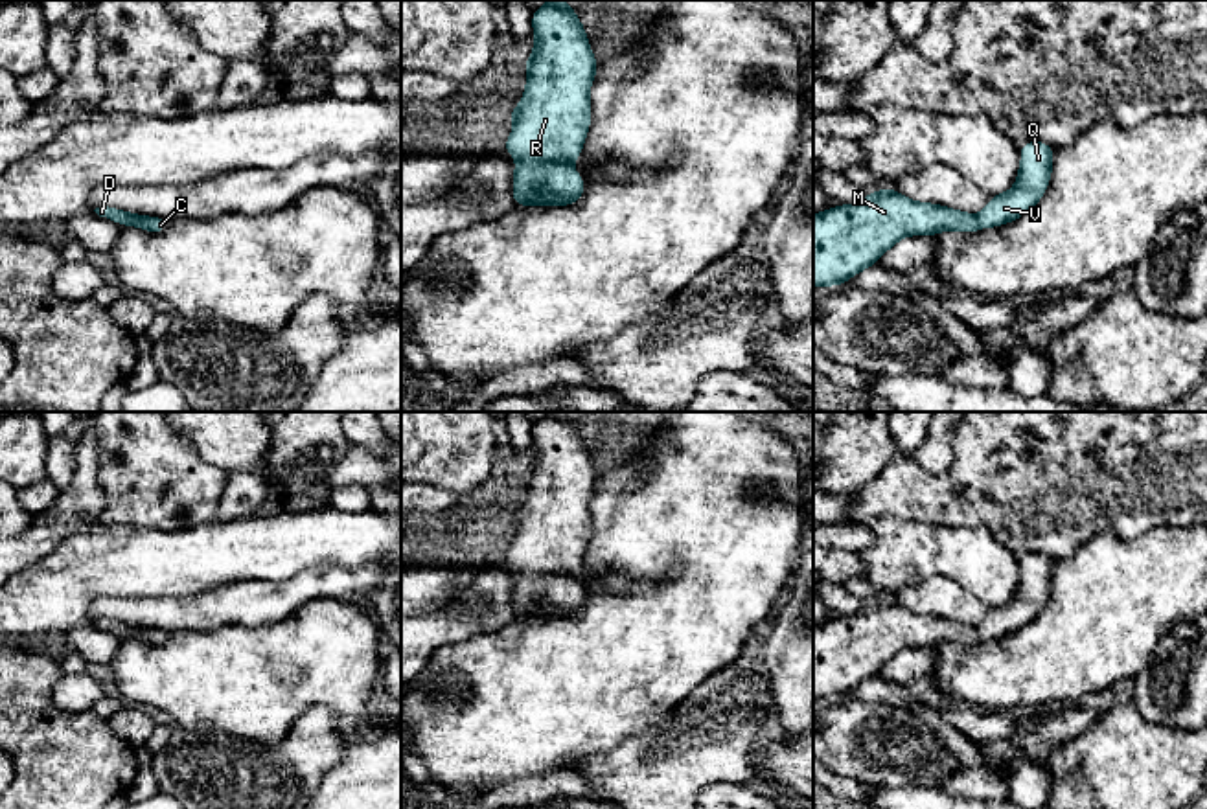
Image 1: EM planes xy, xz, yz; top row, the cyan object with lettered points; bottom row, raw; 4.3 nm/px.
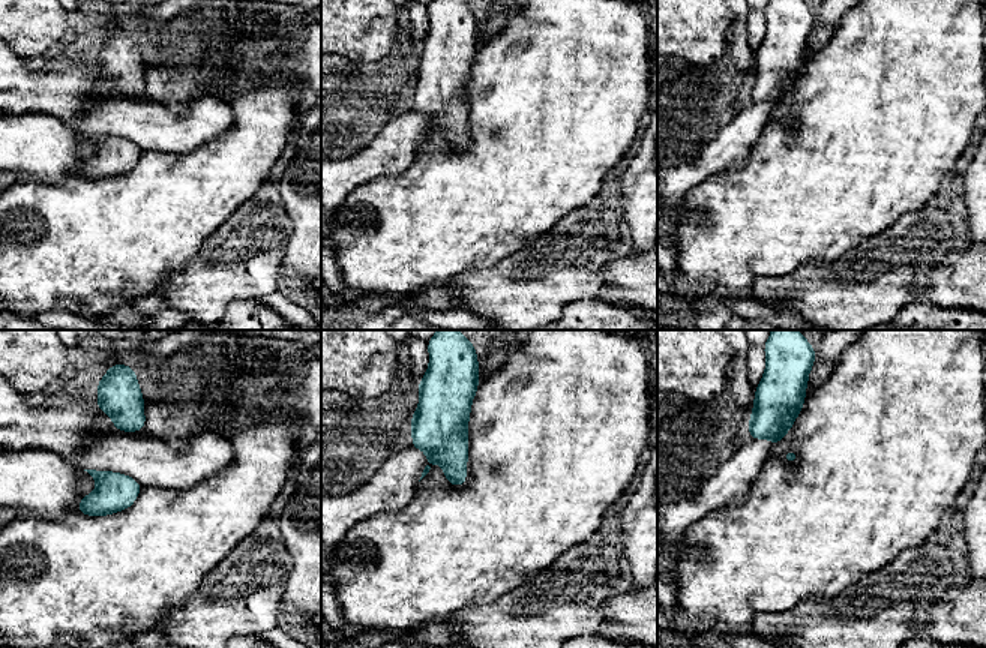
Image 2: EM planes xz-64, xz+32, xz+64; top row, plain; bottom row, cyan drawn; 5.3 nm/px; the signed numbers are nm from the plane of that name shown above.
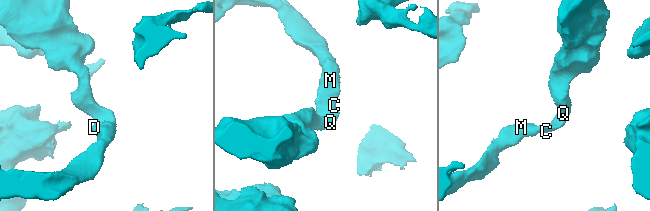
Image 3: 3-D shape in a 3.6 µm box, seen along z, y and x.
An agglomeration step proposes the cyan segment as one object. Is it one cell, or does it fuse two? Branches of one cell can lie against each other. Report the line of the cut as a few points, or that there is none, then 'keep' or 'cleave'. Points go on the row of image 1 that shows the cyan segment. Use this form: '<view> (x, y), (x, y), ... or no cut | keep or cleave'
no cut | keep

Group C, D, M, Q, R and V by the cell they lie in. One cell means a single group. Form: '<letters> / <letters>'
C D M Q R V

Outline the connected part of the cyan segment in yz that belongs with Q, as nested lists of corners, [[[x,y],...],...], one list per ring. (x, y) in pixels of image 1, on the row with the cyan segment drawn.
[[[1027,142],[1012,189],[990,197],[979,215],[942,204],[911,200],[892,188],[865,195],[861,202],[828,208],[813,215],[813,287],[845,285],[907,235],[937,235],[946,230],[973,234],[1008,224],[1030,211],[1045,195],[1054,147]]]

